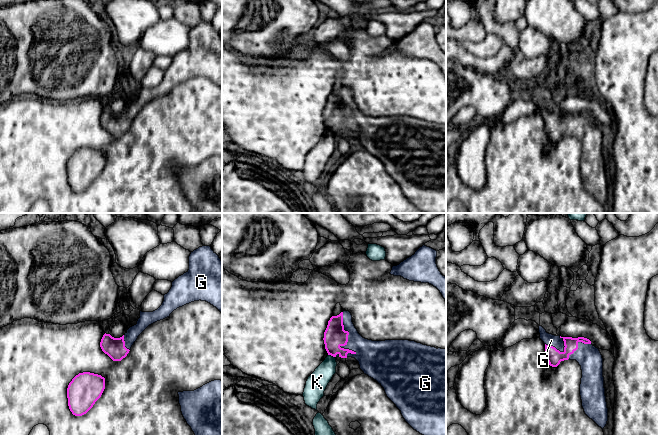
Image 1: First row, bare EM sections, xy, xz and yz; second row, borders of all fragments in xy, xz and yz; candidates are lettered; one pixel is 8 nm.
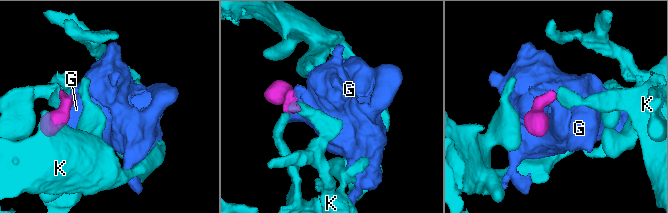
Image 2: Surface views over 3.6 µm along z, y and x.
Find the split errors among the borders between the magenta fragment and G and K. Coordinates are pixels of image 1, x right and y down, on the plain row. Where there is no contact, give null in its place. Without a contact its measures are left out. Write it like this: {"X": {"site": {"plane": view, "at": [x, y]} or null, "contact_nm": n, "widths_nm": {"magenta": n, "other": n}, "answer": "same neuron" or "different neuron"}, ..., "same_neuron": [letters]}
{"G": {"site": {"plane": "xz", "at": [347, 115]}, "contact_nm": 360, "widths_nm": {"magenta": 180, "other": 260}, "answer": "same neuron"}, "K": {"site": {"plane": "xz", "at": [331, 131]}, "contact_nm": 60, "widths_nm": {"magenta": 180, "other": 160}, "answer": "different neuron"}, "same_neuron": ["G"]}

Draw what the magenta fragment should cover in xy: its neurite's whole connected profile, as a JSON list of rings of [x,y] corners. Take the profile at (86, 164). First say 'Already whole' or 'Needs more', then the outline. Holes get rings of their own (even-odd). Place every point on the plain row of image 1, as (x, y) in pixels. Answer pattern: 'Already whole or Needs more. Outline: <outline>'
Already whole. Outline: [[[83,148],[76,151],[67,164],[68,182],[75,192],[86,190],[101,173],[105,165],[105,154]]]

